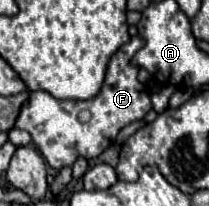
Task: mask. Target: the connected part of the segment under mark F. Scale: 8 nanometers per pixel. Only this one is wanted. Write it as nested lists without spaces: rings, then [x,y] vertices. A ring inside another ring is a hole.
[[[140,36],[130,38],[122,44],[108,62],[106,78],[100,92],[90,100],[58,100],[46,90],[30,92],[30,100],[22,106],[20,116],[16,120],[16,128],[28,130],[32,136],[32,144],[42,152],[46,162],[60,170],[62,166],[72,166],[76,158],[98,158],[116,138],[116,134],[130,122],[144,118],[150,110],[150,96],[146,88],[138,82],[138,66],[132,66],[130,60],[138,48],[142,48],[144,40]],[[82,110],[90,112],[88,122],[80,122],[78,114]]]

